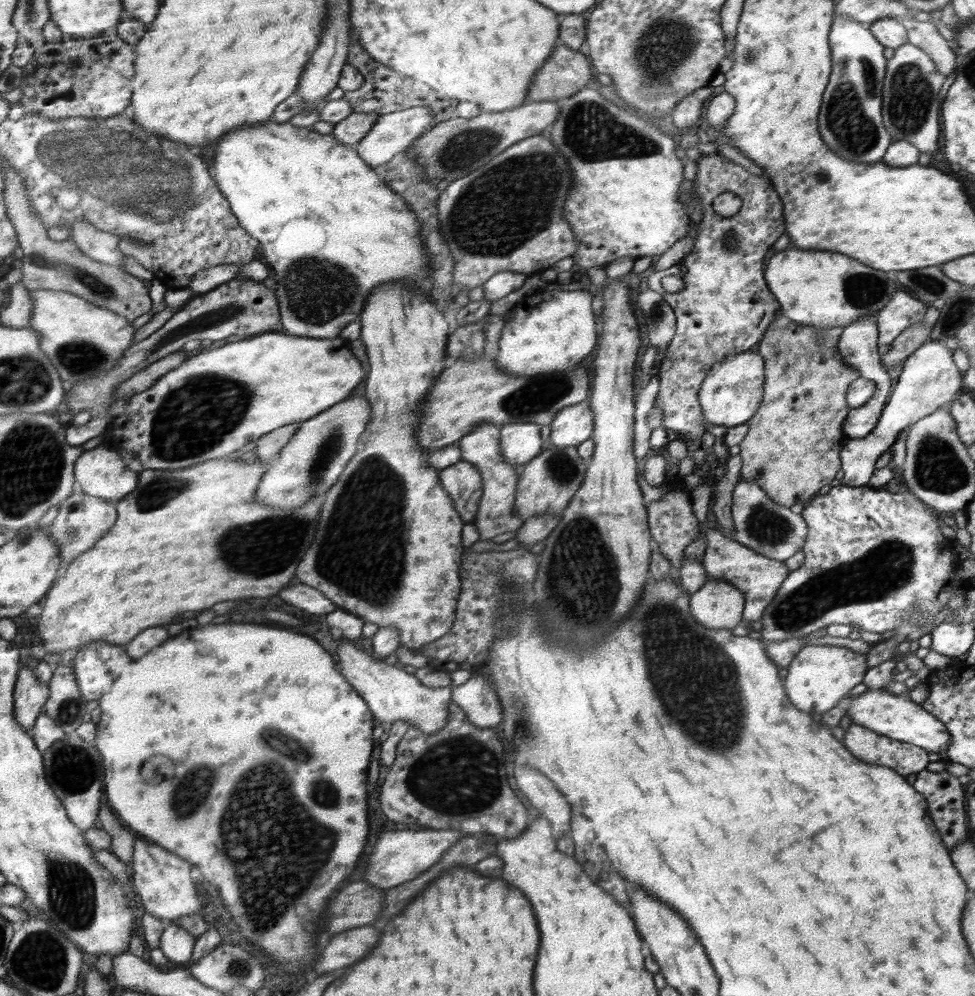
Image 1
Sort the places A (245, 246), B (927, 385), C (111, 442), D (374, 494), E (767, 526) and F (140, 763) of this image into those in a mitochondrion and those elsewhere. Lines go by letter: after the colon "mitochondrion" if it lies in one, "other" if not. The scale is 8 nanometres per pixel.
A: other
B: other
C: other
D: mitochondrion
E: mitochondrion
F: other

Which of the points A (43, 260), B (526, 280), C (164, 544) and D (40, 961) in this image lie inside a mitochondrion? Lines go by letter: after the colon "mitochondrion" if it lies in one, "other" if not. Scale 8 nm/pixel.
A: mitochondrion
B: other
C: other
D: mitochondrion

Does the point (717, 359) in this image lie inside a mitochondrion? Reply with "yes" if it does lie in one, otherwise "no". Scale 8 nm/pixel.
no

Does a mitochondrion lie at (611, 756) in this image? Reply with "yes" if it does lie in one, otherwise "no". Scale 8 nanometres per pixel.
no

